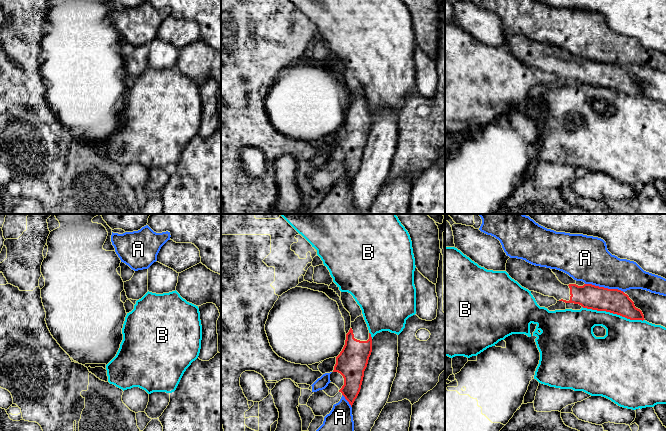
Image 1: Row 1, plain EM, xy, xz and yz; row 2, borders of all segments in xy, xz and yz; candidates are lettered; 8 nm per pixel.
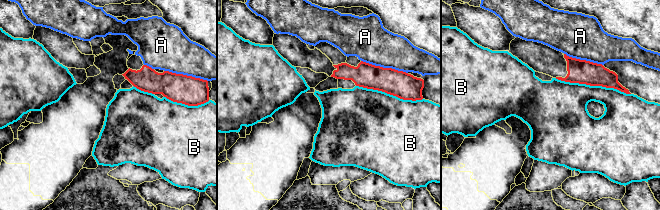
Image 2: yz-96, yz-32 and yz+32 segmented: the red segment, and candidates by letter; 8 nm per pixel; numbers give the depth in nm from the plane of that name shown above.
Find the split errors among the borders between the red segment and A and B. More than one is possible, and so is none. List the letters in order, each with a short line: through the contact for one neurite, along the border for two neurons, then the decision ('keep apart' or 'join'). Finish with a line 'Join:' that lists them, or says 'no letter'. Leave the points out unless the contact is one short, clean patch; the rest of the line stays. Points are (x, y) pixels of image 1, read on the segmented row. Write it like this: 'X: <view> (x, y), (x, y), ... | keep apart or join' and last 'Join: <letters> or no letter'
A: keep apart
B: keep apart
Join: no letter

